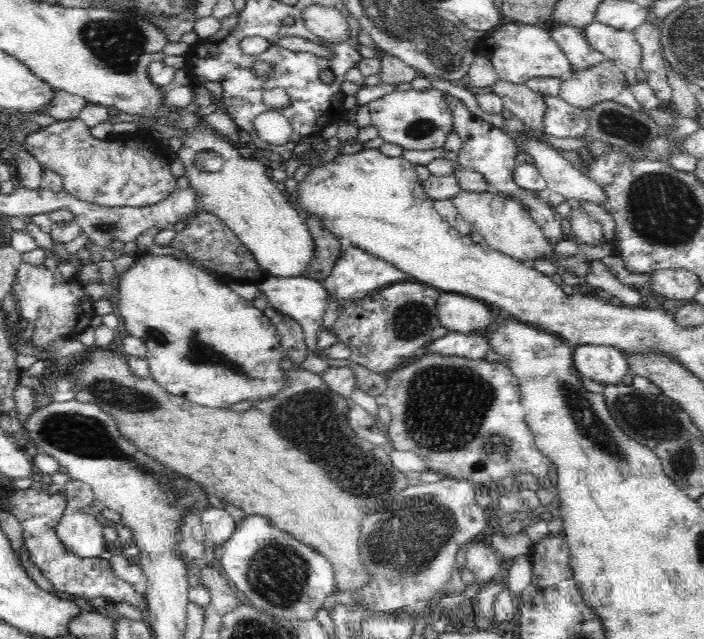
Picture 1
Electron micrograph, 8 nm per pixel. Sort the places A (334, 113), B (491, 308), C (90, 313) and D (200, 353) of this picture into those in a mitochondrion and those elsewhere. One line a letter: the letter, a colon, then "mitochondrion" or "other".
A: other
B: other
C: other
D: mitochondrion

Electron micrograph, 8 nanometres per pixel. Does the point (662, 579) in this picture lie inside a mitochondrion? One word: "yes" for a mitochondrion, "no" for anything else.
no

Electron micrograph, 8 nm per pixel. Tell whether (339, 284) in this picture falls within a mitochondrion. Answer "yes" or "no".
no

